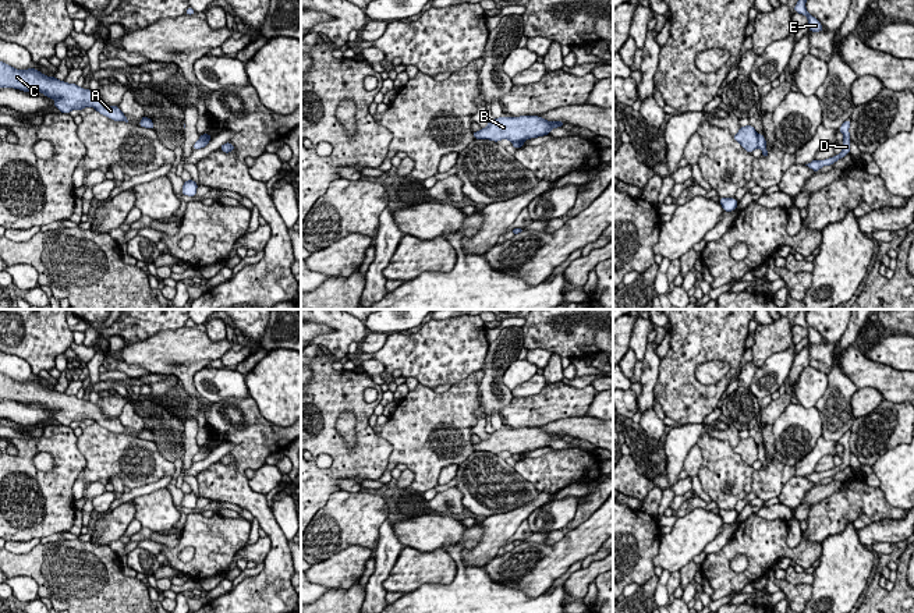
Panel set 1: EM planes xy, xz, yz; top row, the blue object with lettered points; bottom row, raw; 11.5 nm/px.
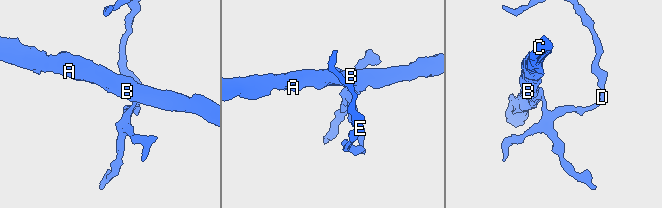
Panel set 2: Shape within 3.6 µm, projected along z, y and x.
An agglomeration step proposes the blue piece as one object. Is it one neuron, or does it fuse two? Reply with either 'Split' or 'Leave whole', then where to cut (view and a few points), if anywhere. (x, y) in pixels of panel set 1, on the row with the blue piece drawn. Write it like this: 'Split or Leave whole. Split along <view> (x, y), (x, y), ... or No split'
Split. Split along yz (757, 134), (758, 146)

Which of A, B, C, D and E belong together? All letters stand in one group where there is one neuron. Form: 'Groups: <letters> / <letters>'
Groups: A B C / D E

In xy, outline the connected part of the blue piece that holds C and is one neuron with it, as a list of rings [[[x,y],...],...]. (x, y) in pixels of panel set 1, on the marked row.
[[[0,61],[0,88],[40,92],[56,100],[53,107],[57,107],[60,113],[70,114],[71,110],[84,110],[92,106],[98,113],[110,120],[128,123],[120,107],[106,106],[99,93],[79,88],[77,84],[60,81],[56,77],[43,75],[36,68],[17,70]]]

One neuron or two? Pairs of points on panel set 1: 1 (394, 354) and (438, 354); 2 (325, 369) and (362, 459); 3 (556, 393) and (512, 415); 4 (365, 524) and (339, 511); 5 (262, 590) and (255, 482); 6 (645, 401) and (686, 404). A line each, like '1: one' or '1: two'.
1: one
2: one
3: one
4: one
5: two
6: two

